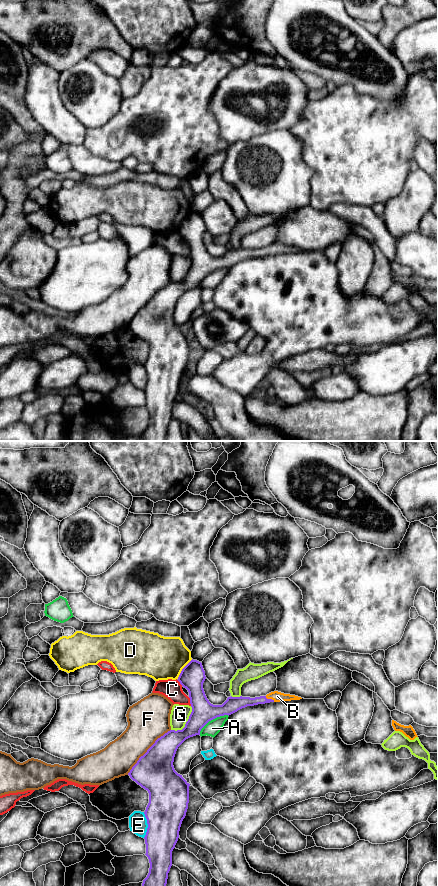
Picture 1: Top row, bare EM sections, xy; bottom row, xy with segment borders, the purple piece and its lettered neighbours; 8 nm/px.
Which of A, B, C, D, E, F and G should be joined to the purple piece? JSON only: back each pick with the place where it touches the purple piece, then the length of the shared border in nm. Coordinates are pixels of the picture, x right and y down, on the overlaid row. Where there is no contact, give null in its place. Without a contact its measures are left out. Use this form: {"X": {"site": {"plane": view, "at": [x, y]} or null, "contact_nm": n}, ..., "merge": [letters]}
{"B": {"site": {"plane": "xy", "at": [270, 699]}, "contact_nm": 90}, "merge": ["B"]}

